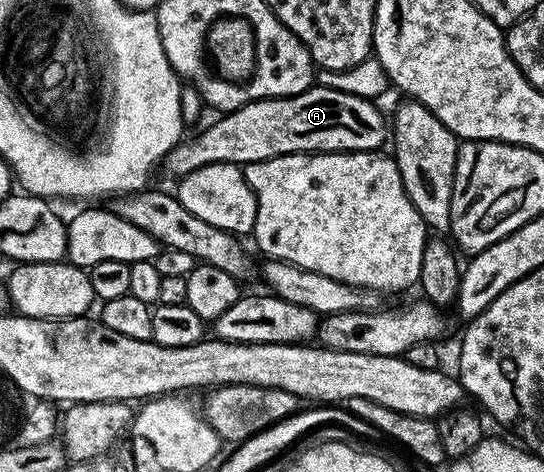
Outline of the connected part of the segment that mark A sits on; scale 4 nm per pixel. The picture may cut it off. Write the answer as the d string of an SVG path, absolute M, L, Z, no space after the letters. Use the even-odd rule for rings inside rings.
M320 85L282 99L257 99L234 111L224 112L190 143L178 143L171 153L165 155L163 171L180 177L212 163L244 165L280 155L376 151L387 143L387 119L381 116L377 106L374 100L355 97L355 93L343 93L339 89Z

